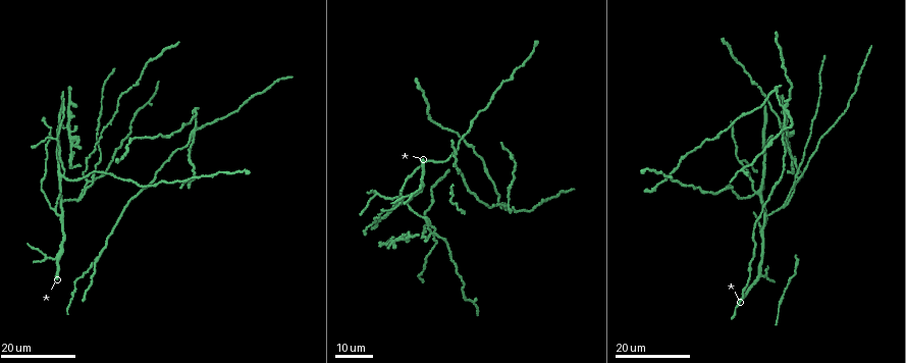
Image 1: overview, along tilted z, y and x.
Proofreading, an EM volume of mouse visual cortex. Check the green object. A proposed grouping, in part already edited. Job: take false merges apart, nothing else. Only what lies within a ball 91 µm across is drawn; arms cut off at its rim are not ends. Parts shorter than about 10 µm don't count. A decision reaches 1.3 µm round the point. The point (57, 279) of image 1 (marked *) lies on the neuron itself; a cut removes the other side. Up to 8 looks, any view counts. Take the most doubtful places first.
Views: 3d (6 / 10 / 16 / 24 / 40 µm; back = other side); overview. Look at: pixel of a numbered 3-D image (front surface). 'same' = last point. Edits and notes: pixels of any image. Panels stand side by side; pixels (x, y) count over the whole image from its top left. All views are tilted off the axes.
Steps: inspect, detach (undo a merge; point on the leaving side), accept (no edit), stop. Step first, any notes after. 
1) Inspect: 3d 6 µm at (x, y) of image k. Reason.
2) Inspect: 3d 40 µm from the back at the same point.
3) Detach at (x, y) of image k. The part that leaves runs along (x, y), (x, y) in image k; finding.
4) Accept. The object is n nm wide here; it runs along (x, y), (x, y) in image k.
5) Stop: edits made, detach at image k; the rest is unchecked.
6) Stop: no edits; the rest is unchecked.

Inspect: 3d 16 µm at (766, 217) of image 1. A fork.

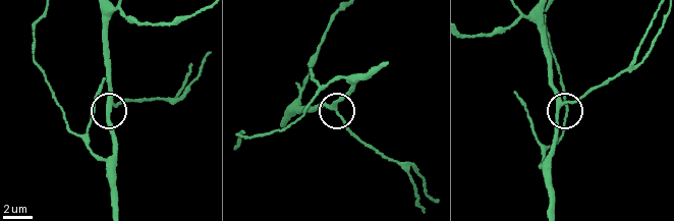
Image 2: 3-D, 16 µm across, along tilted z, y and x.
Inspect: 3d 10 µm at (112, 102) of image 2. Zoom in.

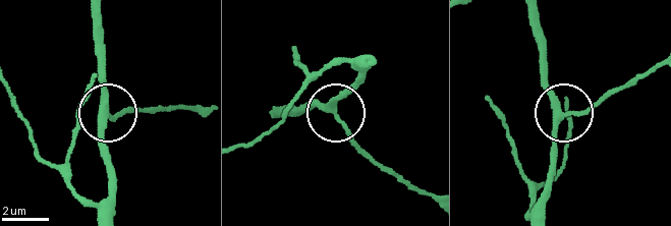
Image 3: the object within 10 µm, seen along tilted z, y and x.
Accept. 3 arms meet here; it runs along (542, 210), (554, 126), (615, 93) in image 3; continuous, no second neuron.

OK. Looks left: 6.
Inspect: 3d 24 µm at (759, 194) of image 1. Four or more arms meet.

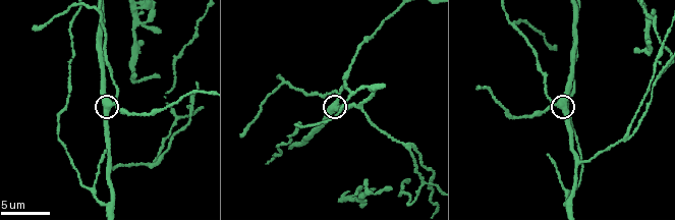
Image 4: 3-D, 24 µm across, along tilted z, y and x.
Inspect: 3d 6 µm at (109, 103) of image 4.

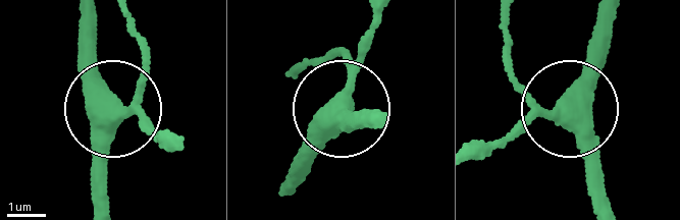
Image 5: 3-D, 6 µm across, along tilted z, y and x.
Accept. 4 arms meet here; it runs along (102, 203), (113, 100), (89, 29) in image 5; one neuron here.

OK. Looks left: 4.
Inspect: 3d 16 µm at (654, 31) of image 4. Small branch off a trunk.

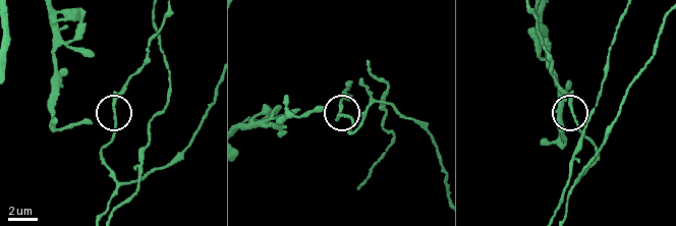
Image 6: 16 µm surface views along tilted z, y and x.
Accept. One neuron here.

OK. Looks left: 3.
Inspect: 3d 10 µm at (177, 117) of image 4. Three arms meet.

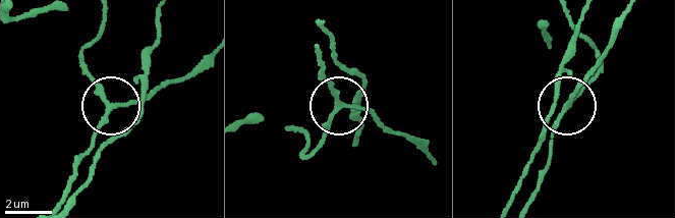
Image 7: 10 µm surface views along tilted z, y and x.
Accept. 3 arms meet here; it runs along (527, 202), (550, 157), (555, 120), (585, 80) in image 7; continuous, no second neuron.

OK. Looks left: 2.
Stop: no edits; the rest is unchecked.

